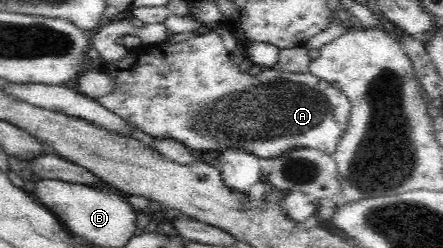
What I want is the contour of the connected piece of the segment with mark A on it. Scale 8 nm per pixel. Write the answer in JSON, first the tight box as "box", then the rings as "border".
{"box":[95,26,351,159],"border":[[[215,26],[180,43],[130,49],[121,60],[105,63],[103,71],[115,81],[115,88],[95,100],[146,135],[154,139],[171,137],[185,143],[190,151],[208,153],[237,147],[255,153],[260,159],[268,159],[282,157],[298,147],[309,147],[333,155],[351,112],[350,98],[341,89],[310,72],[281,72],[272,67],[251,75],[234,65],[230,55]]]}

